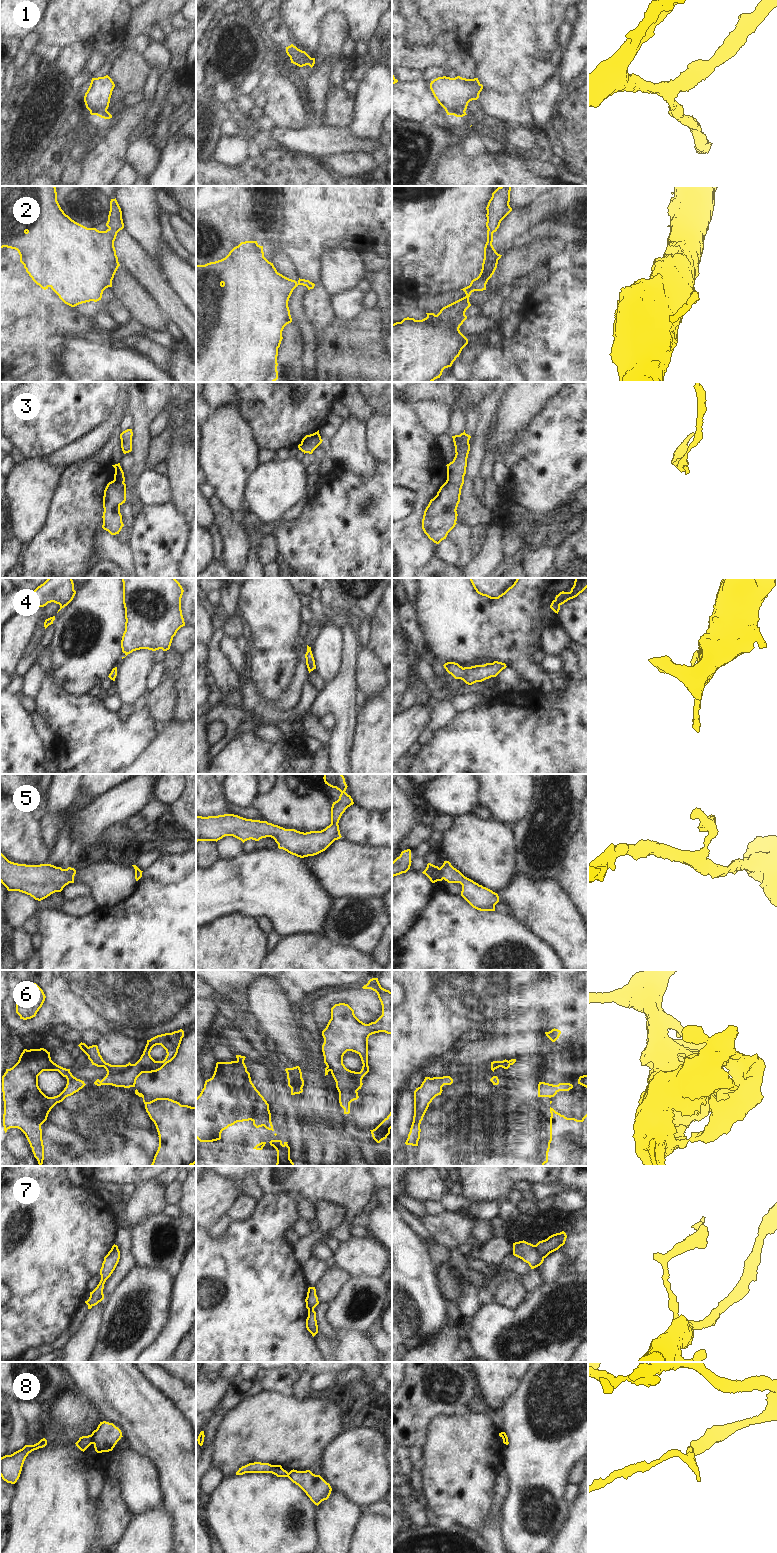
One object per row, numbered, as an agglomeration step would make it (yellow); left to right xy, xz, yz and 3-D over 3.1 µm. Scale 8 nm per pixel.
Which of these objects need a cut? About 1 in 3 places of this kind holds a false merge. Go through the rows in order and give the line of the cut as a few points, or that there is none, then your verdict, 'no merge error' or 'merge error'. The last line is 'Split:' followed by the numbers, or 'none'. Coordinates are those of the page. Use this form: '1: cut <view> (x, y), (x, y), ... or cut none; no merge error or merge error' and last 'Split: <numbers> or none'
1: cut xy (106, 110), (95, 114); merge error
2: cut none; no merge error
3: cut none; no merge error
4: cut none; no merge error
5: cut none; no merge error
6: cut xy (105, 1062), (102, 1066); merge error
7: cut yz (534, 1245), (536, 1250), (544, 1257); merge error
8: cut xy (90, 1435), (93, 1443); merge error
Split: 1, 6, 7, 8

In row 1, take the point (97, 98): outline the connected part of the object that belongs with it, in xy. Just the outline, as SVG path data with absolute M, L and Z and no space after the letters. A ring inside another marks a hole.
M108 75L92 78L84 96L86 108L90 111L91 115L107 111L114 87L115 84Z

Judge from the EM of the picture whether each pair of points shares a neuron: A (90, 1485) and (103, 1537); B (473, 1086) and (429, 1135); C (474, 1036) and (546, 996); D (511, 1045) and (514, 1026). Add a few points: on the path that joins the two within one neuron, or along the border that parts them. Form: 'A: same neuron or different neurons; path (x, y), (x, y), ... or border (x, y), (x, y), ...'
A: different neurons; border (103, 1478), (101, 1491), (95, 1500)
B: same neuron; path (460, 1096), (456, 1102), (456, 1107), (441, 1122)
C: same neuron; path (487, 1016), (507, 996), (526, 996)
D: different neurons; border (537, 1033), (527, 1031), (523, 1033), (490, 1035)

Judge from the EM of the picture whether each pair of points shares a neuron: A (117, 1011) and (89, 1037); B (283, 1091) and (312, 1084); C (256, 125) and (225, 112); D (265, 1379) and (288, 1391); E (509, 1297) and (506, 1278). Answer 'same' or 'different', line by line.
A: same
B: different
C: same
D: same
E: same

